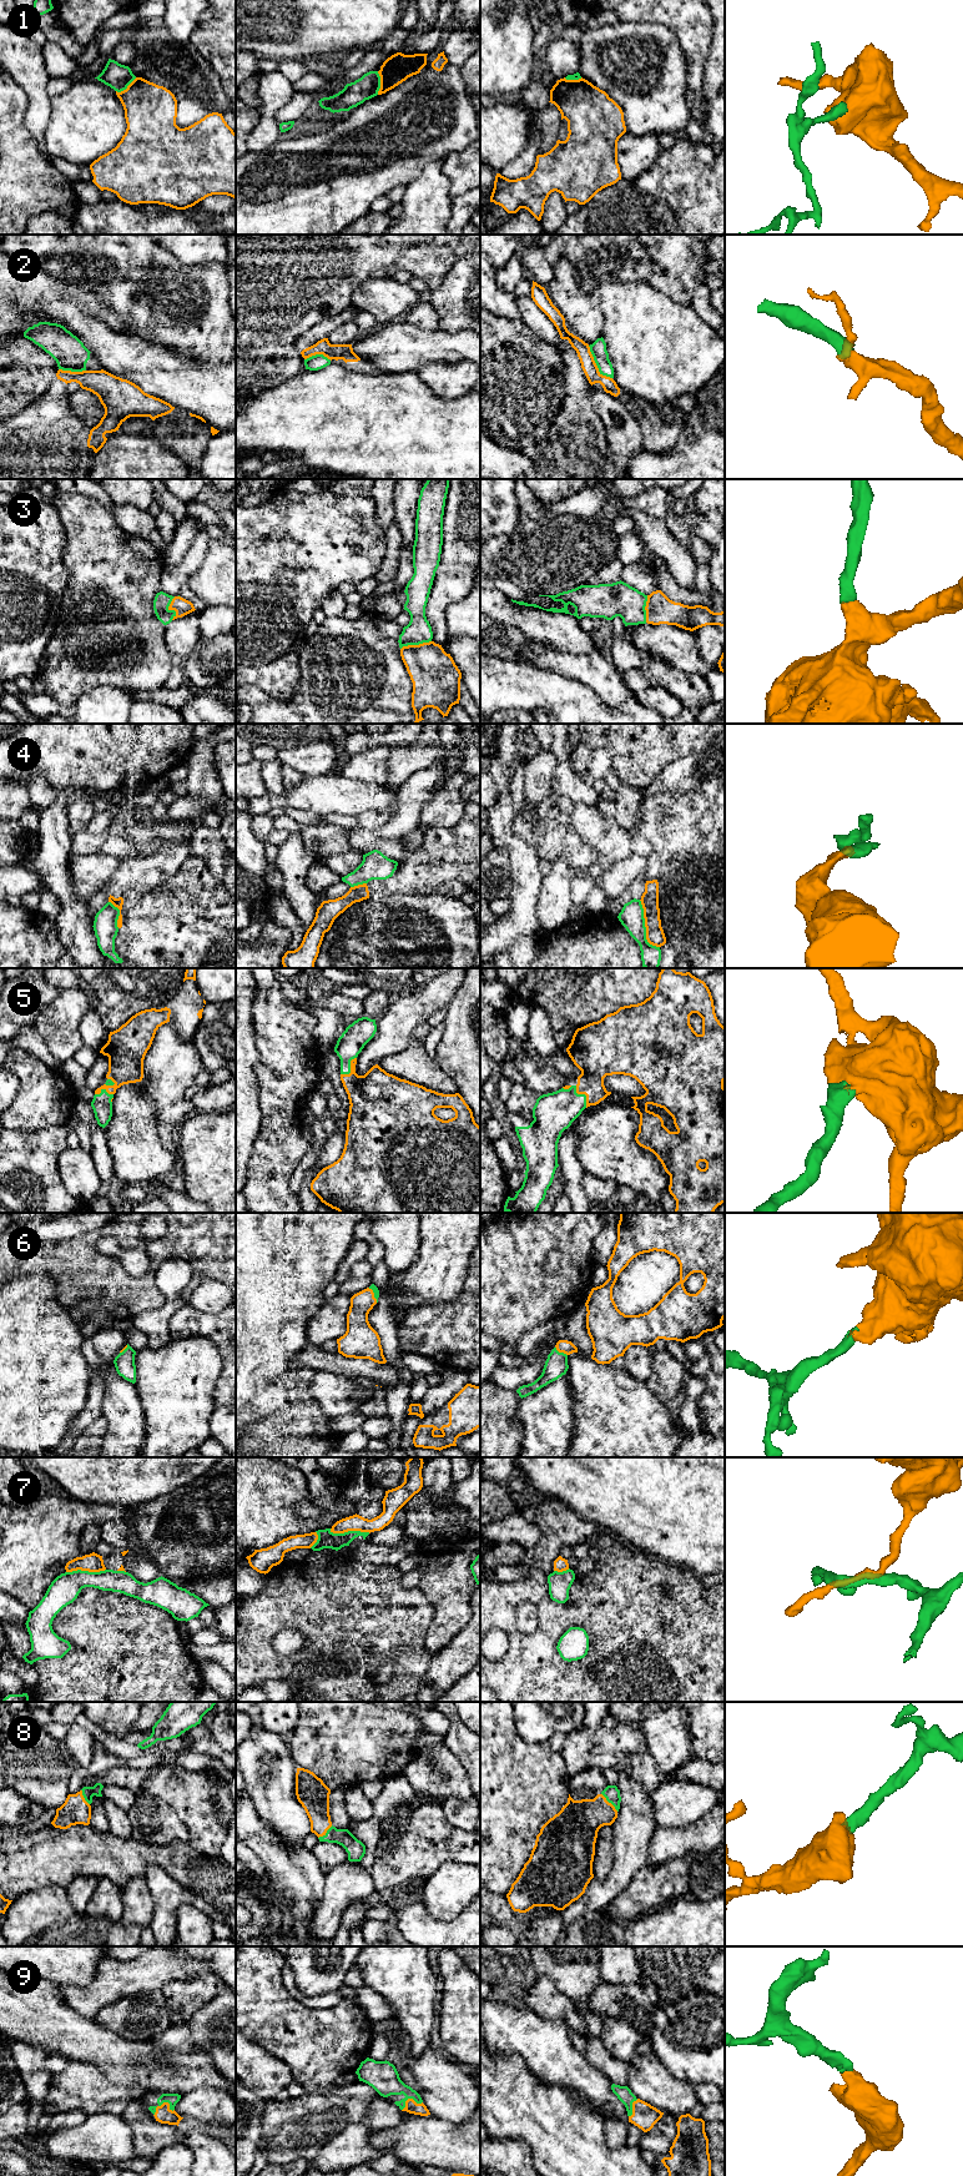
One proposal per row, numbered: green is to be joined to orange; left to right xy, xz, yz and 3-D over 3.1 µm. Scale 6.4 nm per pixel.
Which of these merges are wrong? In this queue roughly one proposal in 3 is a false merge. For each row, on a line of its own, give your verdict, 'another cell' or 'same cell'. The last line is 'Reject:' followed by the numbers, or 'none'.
1: another cell
2: same cell
3: same cell
4: same cell
5: same cell
6: same cell
7: another cell
8: same cell
9: same cell
Reject: 1, 7

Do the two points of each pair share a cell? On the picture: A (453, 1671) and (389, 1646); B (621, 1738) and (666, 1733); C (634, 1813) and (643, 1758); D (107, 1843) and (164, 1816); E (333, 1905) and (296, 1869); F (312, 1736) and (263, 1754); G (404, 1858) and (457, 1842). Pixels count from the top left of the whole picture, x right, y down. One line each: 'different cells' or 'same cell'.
A: different cells
B: different cells
C: different cells
D: different cells
E: different cells
F: different cells
G: same cell

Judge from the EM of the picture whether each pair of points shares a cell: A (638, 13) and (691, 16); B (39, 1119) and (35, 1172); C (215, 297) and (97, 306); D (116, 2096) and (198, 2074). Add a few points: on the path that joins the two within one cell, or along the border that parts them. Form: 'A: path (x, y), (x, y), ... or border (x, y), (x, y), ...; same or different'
A: path (651, 13), (677, 14); same
B: border (64, 1124), (36, 1131), (13, 1129); different
C: border (82, 287), (94, 291), (126, 326); different
D: border (114, 2084), (139, 2086), (145, 2091); different

